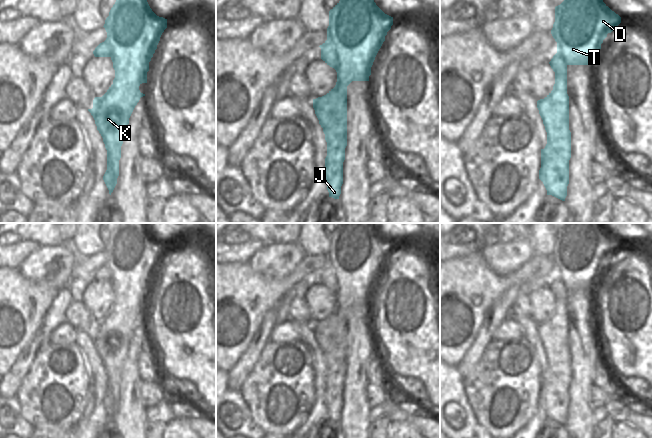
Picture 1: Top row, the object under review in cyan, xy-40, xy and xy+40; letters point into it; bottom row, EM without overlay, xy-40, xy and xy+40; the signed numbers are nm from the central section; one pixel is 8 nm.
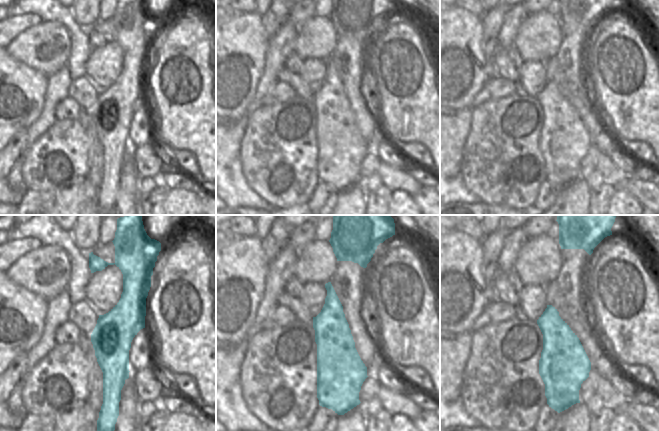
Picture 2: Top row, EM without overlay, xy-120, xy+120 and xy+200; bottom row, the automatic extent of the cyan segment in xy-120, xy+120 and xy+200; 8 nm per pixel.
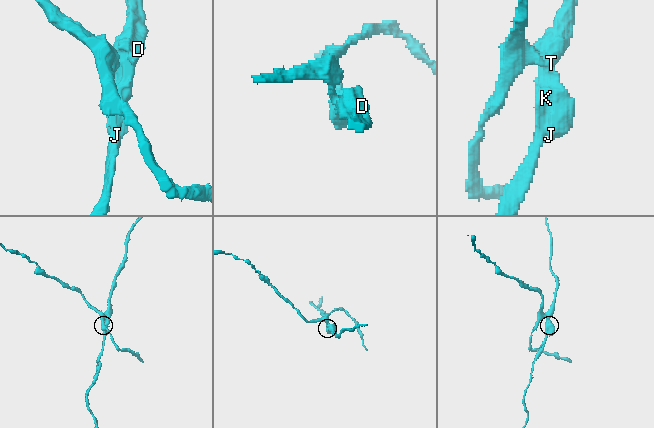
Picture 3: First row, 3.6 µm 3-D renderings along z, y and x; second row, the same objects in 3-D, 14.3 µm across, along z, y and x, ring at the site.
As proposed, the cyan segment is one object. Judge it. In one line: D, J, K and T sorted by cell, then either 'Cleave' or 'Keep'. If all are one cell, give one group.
Groups: D K T / J. Cleave

